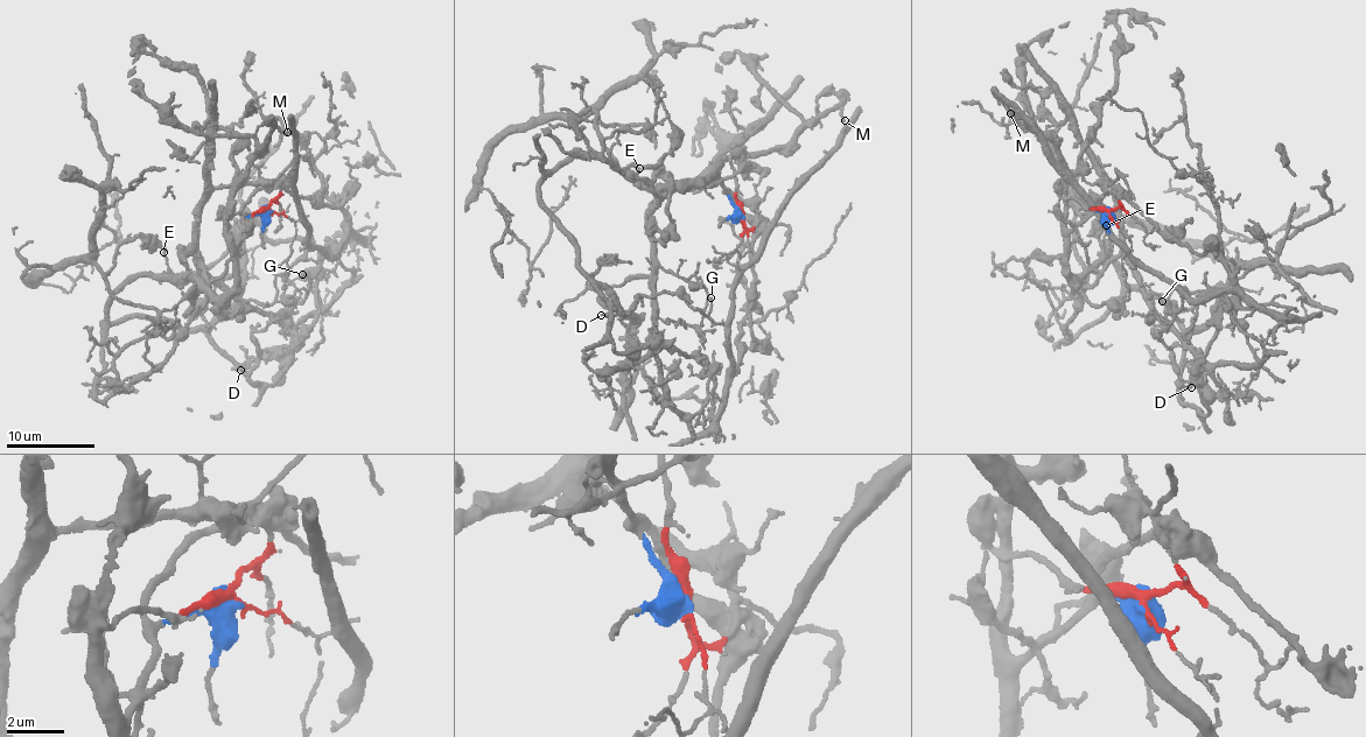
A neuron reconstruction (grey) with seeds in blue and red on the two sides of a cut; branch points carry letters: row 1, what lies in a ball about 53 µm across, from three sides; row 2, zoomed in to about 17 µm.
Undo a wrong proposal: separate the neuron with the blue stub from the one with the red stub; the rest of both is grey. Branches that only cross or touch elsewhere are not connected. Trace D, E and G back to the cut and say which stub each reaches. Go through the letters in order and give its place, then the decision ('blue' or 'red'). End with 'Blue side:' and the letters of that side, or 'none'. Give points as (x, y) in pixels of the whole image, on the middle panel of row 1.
D: place (601, 315); blue
E: place (639, 168); blue
G: place (710, 297); blue
Blue side: D, E, G

